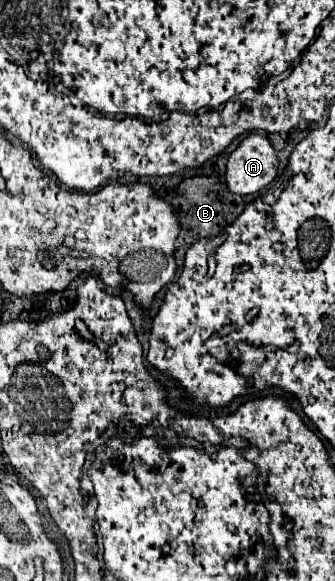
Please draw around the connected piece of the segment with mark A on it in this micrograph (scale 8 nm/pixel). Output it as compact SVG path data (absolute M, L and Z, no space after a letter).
M250 134L230 154L226 166L228 188L240 196L256 194L276 178L278 166L280 160L270 140L260 134Z

